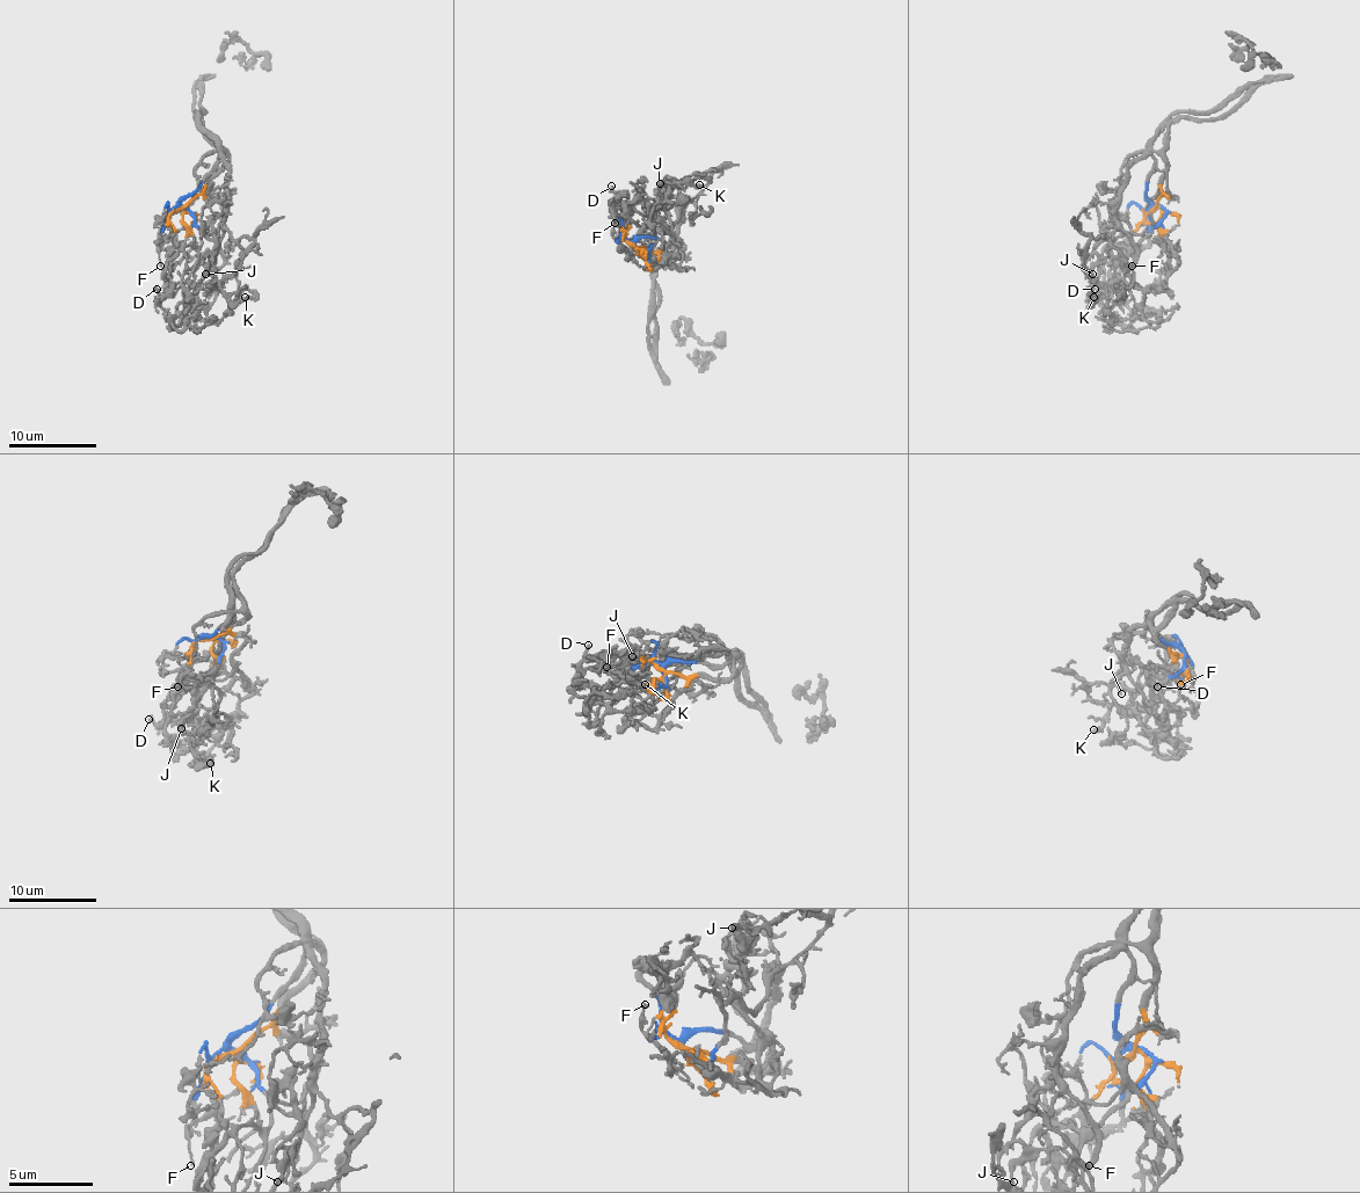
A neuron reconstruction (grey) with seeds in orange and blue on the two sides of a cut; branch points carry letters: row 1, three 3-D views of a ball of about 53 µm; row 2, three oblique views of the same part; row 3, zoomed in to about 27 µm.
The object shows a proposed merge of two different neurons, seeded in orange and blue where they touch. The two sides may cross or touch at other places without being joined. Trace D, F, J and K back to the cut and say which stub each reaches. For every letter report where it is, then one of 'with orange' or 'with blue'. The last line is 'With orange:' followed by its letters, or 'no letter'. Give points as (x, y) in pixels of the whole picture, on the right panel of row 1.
D: (1095, 289) | with blue
F: (1132, 266) | with blue
J: (1092, 274) | with blue
K: (1093, 297) | with blue
With orange: no letter

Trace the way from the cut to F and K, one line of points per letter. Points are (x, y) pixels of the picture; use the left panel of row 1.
F: (177, 206), (165, 223), (162, 242), (158, 246), (160, 266)
K: (177, 206), (219, 154), (228, 169), (224, 228), (253, 242), (219, 283), (233, 302), (246, 297)

